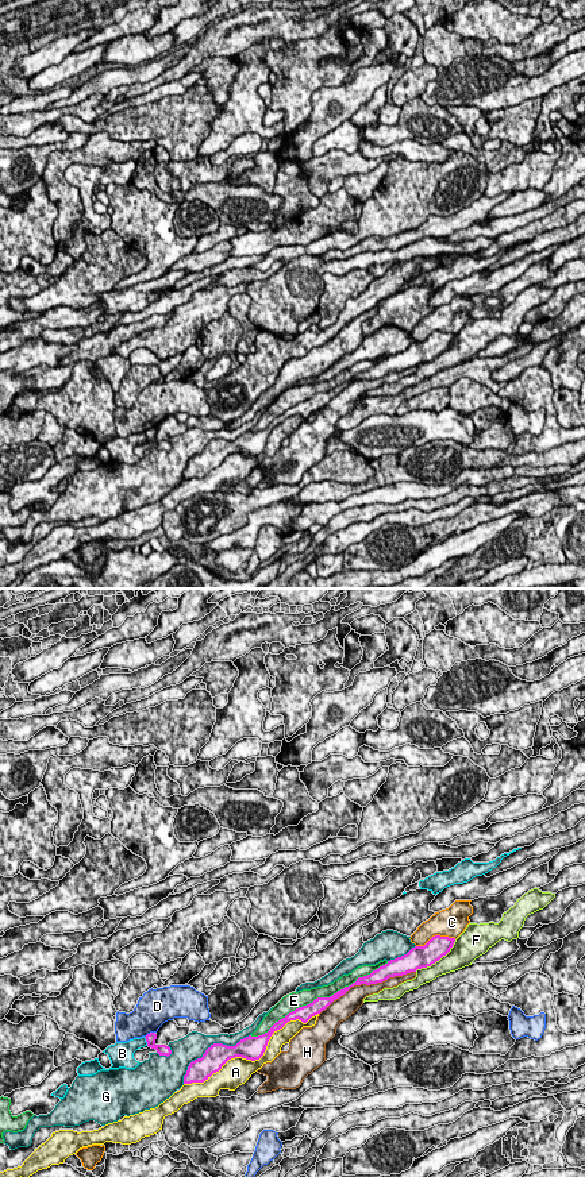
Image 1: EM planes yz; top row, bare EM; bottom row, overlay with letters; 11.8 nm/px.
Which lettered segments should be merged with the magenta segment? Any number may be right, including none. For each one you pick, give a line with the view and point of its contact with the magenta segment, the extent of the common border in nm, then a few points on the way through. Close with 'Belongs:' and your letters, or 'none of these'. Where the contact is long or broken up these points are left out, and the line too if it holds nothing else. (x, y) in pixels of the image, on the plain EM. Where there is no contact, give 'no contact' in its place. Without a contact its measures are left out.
Belongs: none of these

